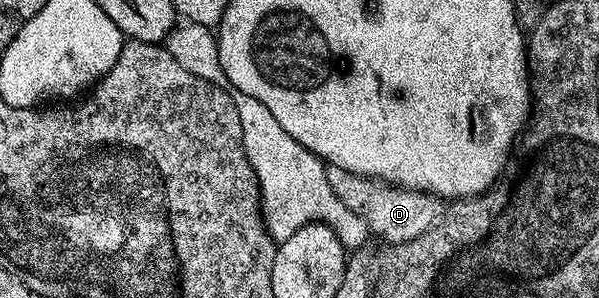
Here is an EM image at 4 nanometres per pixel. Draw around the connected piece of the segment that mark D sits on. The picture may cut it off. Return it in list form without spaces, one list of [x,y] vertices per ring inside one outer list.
[[[326,165],[327,182],[343,200],[355,216],[367,224],[370,235],[386,238],[386,243],[396,244],[415,240],[415,236],[423,236],[439,221],[443,214],[443,206],[432,194],[424,194],[422,190],[408,190],[402,186],[391,186],[388,182],[379,182],[376,178],[364,178],[358,174],[347,172],[338,166]]]

